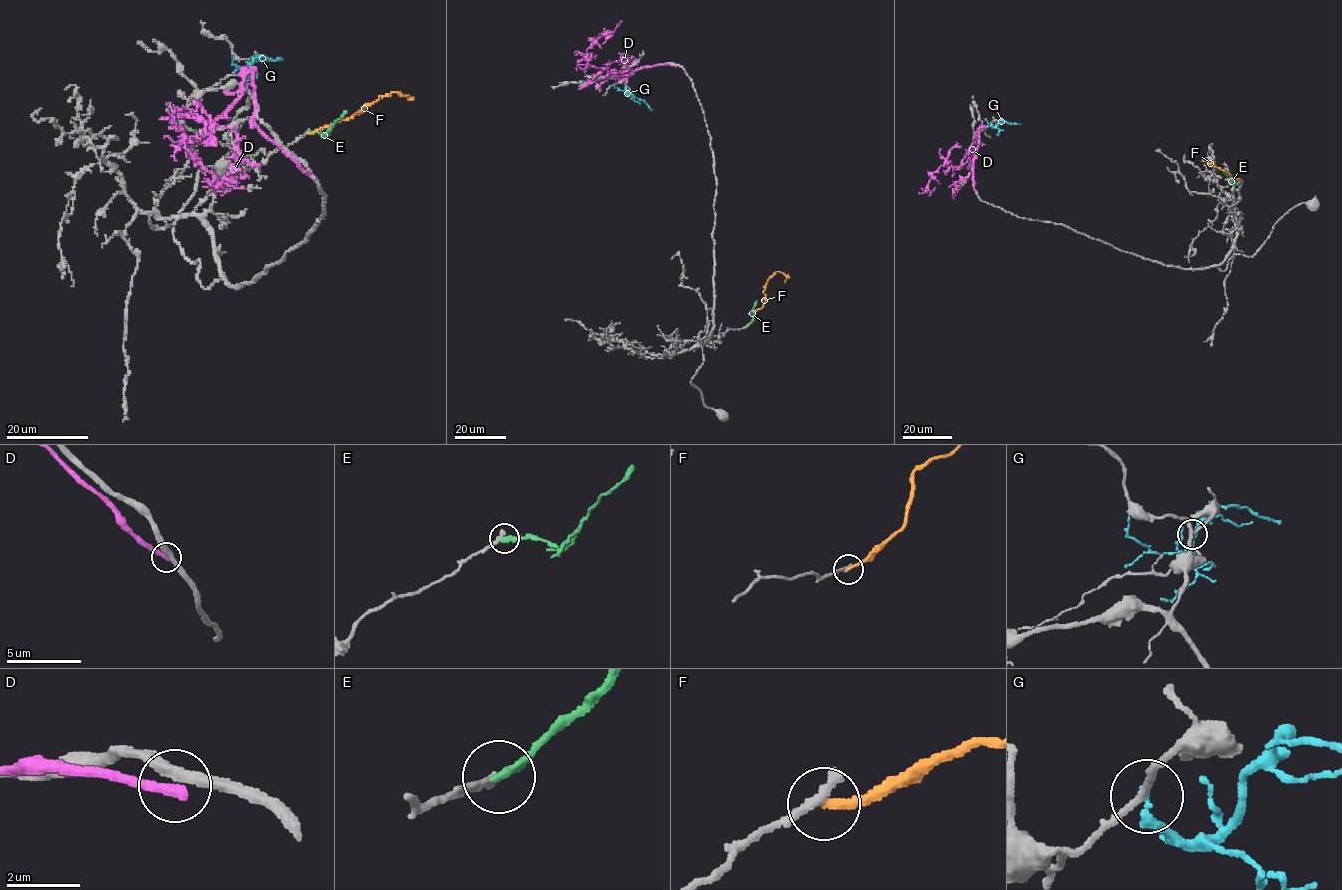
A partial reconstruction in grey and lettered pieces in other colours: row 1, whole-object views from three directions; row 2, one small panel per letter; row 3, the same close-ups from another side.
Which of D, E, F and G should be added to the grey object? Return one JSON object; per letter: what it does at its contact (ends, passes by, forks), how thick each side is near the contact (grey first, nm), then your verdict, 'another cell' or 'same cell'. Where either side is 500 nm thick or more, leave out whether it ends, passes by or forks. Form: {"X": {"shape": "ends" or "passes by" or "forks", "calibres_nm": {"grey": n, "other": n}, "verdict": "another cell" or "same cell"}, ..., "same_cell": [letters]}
{"D": {"shape": "ends", "calibres_nm": {"grey": 320, "other": 320}, "verdict": "another cell"}, "E": {"shape": "ends", "calibres_nm": {"grey": 280, "other": 280}, "verdict": "another cell"}, "F": {"shape": "ends", "calibres_nm": {"grey": 300, "other": 200}, "verdict": "another cell"}, "G": {"shape": "ends", "calibres_nm": {"grey": 170, "other": 260}, "verdict": "another cell"}, "same_cell": []}

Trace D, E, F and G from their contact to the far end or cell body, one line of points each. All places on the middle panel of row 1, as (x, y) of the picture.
D: (675, 65), (657, 64), (622, 75), (588, 63), (587, 51), (591, 43), (610, 34), (621, 20)
E: (744, 327), (752, 320), (756, 300)
F: (743, 328), (763, 306), (769, 279), (780, 272), (787, 277), (785, 282)
G: (625, 87), (626, 92), (643, 100), (651, 110)

